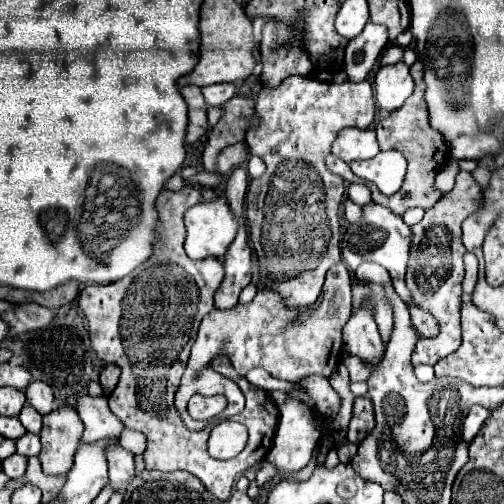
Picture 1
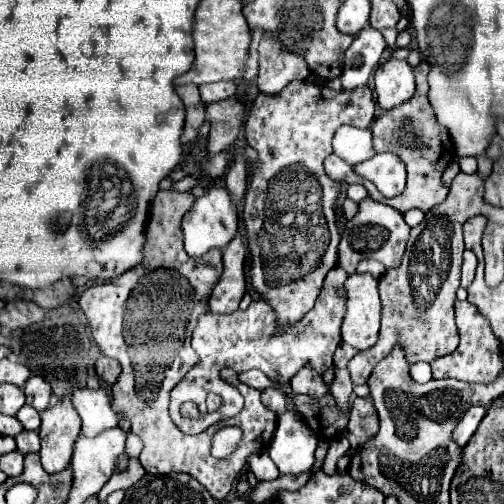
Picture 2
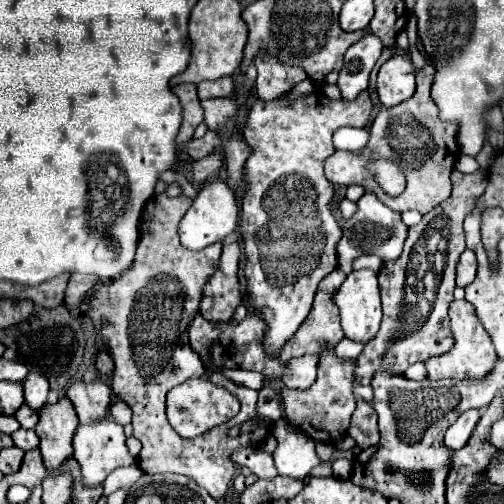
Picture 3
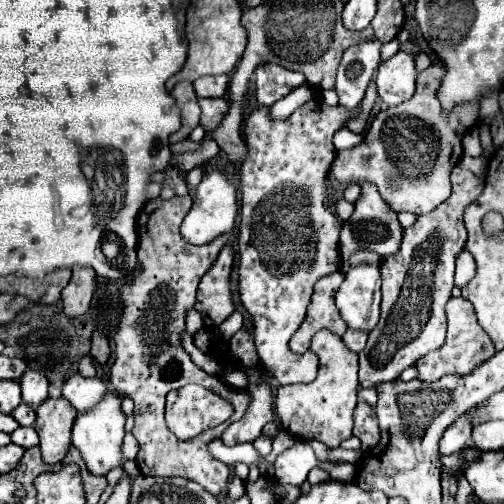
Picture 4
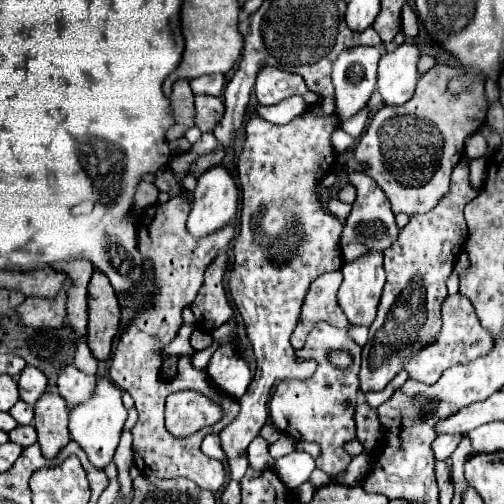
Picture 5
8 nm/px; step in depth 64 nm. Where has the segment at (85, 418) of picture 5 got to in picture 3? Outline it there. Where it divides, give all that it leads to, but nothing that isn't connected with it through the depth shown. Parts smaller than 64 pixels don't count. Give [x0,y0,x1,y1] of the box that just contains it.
[74,414,136,486]

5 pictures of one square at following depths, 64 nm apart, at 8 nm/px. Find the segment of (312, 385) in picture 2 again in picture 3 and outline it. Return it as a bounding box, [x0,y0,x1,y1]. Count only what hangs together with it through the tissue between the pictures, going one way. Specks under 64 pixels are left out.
[280,356,318,388]

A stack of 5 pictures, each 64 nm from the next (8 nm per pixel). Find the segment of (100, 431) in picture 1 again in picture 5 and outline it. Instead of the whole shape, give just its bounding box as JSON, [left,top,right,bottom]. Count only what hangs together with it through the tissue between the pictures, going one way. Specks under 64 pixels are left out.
[56,364,96,406]

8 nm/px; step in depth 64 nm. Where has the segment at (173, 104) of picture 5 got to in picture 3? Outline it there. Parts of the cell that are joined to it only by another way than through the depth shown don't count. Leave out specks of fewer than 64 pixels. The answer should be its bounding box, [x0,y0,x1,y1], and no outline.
[174,84,202,144]

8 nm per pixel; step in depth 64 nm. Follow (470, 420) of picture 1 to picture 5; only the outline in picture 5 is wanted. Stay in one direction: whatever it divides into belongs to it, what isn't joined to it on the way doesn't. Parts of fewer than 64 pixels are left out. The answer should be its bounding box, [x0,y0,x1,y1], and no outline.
[432,434,462,460]

